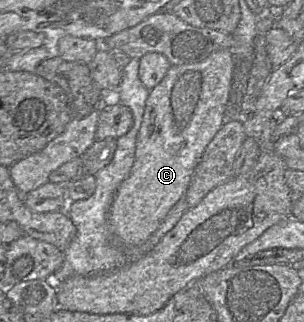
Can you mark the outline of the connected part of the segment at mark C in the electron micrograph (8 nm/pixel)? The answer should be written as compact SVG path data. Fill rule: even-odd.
M217 50L200 62L172 65L161 82L149 91L136 138L133 166L117 189L108 213L110 228L124 244L137 246L144 243L158 228L170 209L185 195L205 148L226 120L234 70L233 51Z

